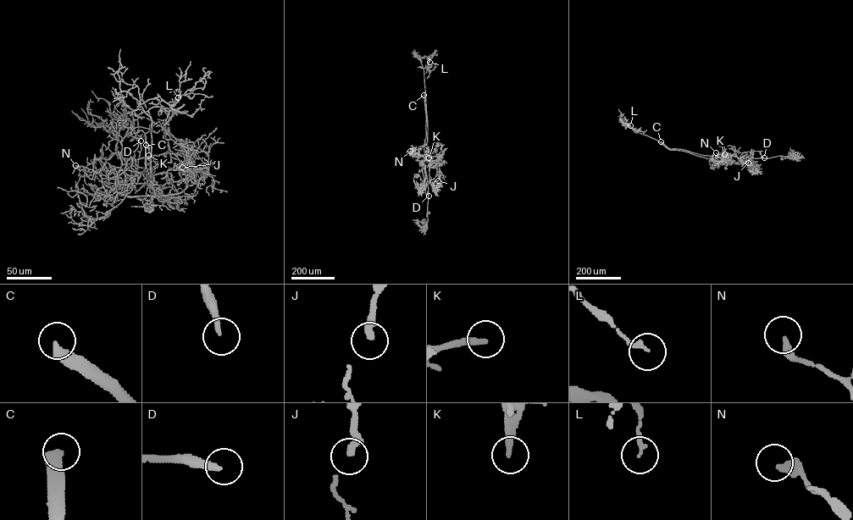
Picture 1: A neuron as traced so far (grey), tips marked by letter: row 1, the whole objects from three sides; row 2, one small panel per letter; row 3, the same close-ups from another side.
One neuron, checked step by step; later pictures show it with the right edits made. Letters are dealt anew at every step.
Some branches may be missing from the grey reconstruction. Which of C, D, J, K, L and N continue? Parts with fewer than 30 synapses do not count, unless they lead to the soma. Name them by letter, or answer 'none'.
C, D, K

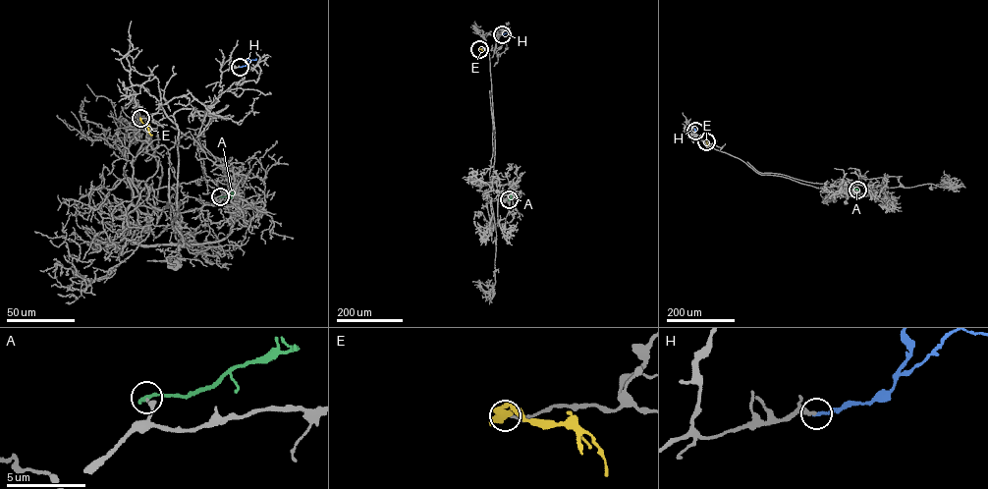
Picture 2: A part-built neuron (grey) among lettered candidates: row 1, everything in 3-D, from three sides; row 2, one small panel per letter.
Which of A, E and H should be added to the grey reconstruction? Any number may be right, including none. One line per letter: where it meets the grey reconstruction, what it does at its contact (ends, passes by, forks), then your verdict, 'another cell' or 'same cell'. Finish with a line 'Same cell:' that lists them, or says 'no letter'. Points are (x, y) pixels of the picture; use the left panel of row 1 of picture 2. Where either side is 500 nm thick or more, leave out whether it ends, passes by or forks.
A: (220, 196) | it ends | another cell
E: (140, 118) | same cell
H: (240, 67) | it ends | same cell
Same cell: E, H

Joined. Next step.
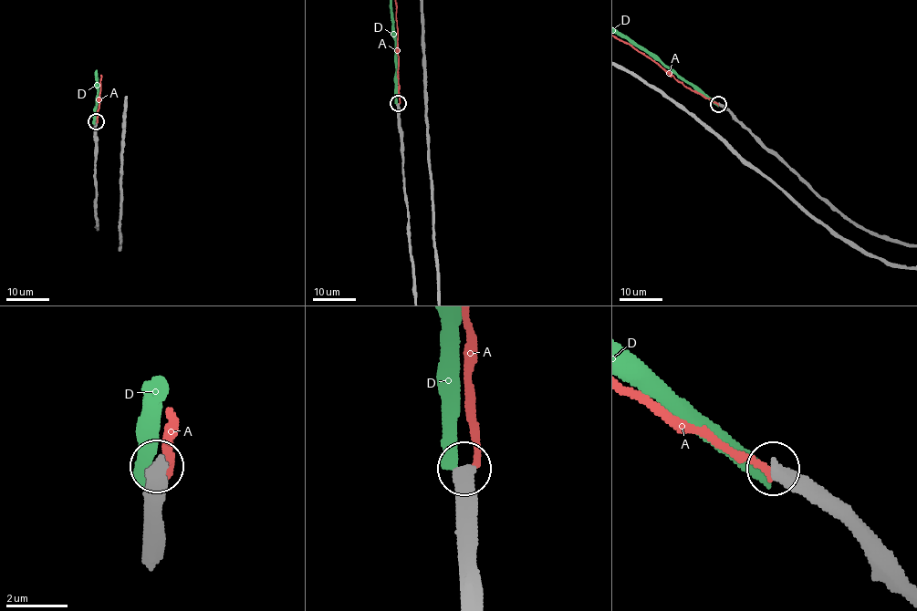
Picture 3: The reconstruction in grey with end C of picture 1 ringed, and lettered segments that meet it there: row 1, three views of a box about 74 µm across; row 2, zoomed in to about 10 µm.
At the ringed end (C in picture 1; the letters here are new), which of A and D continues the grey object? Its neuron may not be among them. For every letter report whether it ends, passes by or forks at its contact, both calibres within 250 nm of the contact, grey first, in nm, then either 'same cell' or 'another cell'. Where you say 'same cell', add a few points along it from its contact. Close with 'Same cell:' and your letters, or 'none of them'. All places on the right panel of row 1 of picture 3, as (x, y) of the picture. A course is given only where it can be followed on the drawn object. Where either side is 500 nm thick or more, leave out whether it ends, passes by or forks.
A: 500 nm thick on the grey side, 240 nm on the other; another cell
D: 550 nm thick on the grey side, 480 nm on the other; another cell
Same cell: none of them

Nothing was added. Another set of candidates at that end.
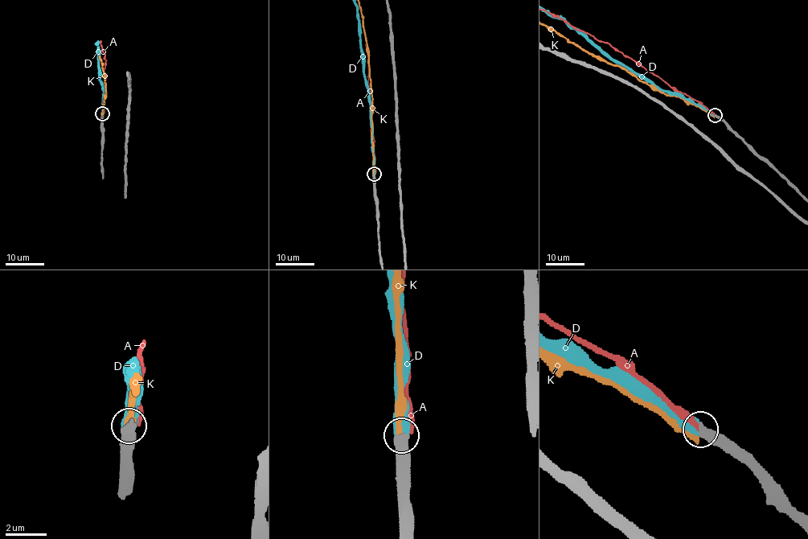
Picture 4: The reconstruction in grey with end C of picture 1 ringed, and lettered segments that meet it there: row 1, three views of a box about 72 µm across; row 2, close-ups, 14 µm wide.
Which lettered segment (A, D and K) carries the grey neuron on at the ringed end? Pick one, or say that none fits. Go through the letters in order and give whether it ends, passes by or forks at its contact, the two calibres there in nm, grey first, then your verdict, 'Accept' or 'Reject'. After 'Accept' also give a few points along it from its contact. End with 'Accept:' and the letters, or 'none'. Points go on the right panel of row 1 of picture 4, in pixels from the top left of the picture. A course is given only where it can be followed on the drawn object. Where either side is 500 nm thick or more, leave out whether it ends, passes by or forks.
A: Thickness 500 nm (grey) against 260 nm. Reject
D: Thickness 550 nm (grey) against 600 nm. Accept
K: Thickness 550 nm (grey) against 320 nm. Reject
Accept: D

